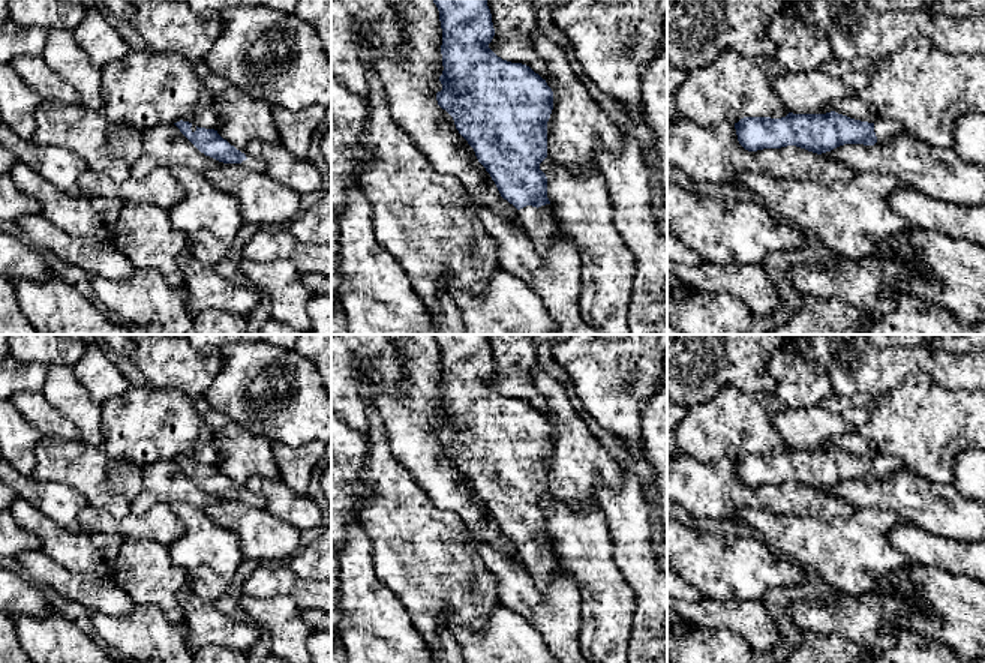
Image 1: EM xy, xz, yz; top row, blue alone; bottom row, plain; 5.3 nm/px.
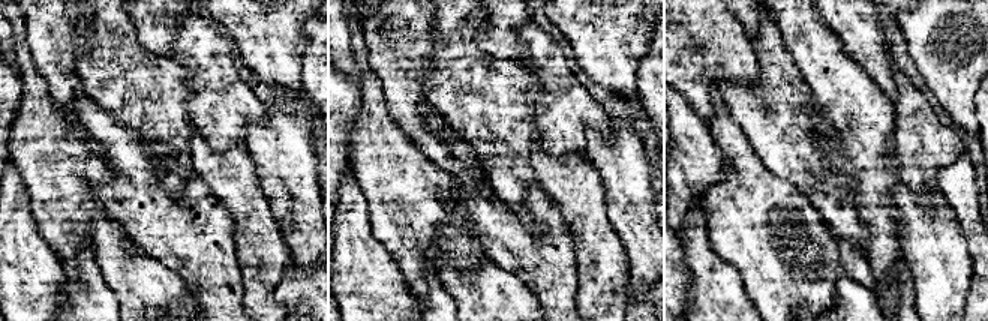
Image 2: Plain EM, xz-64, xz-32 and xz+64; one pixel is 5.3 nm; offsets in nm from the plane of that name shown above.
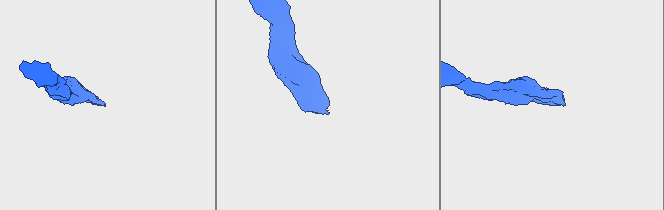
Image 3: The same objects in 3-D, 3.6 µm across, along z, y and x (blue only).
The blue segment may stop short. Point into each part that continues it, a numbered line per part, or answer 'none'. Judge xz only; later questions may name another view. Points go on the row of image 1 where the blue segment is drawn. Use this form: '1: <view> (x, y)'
1: xz (540, 228)

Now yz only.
1: yz (885, 131)

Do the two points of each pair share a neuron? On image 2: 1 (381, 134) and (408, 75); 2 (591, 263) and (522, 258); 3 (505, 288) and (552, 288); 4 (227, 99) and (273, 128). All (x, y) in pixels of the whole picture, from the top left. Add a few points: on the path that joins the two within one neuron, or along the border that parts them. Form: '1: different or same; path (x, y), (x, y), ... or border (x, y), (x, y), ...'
1: different; border (381, 80), (387, 113), (413, 141)
2: different; border (565, 227), (577, 270), (574, 297)
3: different; border (501, 267), (511, 272), (540, 305)
4: different; border (266, 104), (266, 114), (248, 125), (243, 144)

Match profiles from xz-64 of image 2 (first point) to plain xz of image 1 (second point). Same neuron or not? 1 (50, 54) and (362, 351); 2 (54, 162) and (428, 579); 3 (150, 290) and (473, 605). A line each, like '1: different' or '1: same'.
1: different
2: same
3: different

